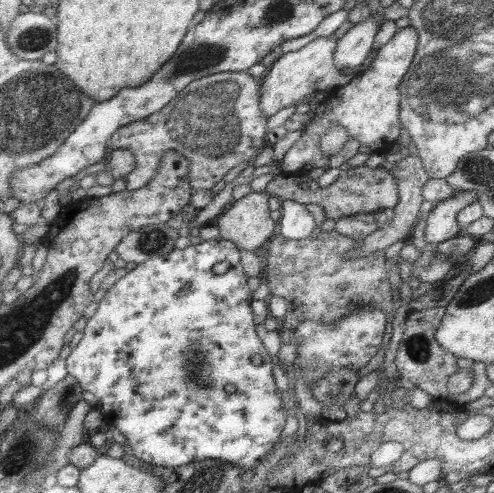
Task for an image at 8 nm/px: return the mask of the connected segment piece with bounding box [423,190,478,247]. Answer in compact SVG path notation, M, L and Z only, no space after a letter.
M471 190L455 191L447 200L434 204L426 216L423 231L423 241L427 247L462 234L455 221L457 212L476 201L477 196L477 192Z

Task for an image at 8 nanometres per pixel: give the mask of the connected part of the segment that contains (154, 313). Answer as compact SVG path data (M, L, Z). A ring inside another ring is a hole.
M216 238L202 241L195 246L187 246L183 250L173 249L163 256L152 257L137 264L133 269L127 271L125 276L119 278L109 290L105 291L104 297L99 301L98 308L91 317L87 318L85 329L82 331L83 336L65 359L69 376L74 378L82 390L91 392L97 398L94 407L103 413L107 425L115 426L123 434L126 443L132 450L132 456L137 458L139 463L173 468L213 459L221 460L234 468L251 470L259 463L260 459L265 459L269 450L272 450L272 446L279 439L279 434L281 434L285 424L286 412L283 411L280 396L273 383L271 356L261 345L261 339L257 336L254 328L253 314L250 308L252 291L247 287L248 276L244 273L239 258L239 250L233 245L233 242ZM222 261L229 263L229 269L223 274L214 274L211 271L211 266ZM253 356L259 356L261 364L258 366L252 364L251 358ZM189 368L199 368L197 370L199 374L191 376ZM226 384L233 384L235 391L227 393L223 389Z

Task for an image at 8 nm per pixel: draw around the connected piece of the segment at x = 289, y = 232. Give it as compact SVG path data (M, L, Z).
M290 199L281 200L280 203L281 218L277 221L275 234L290 240L311 237L311 232L316 227L315 220L305 206Z

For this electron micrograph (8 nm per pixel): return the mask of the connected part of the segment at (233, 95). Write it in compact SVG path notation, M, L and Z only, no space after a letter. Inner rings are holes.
M247 70L239 72L225 71L216 72L215 74L208 74L207 76L191 81L187 86L185 86L185 88L183 88L183 90L180 90L176 96L173 97L161 110L158 110L153 114L149 114L149 116L146 116L145 118L123 125L121 128L115 130L115 132L113 132L113 134L110 136L110 140L108 141L109 150L113 150L114 148L127 149L130 150L134 156L133 171L127 173L125 178L123 178L125 180L125 190L136 190L147 185L153 176L155 176L157 172L157 166L159 166L159 159L166 153L166 151L175 151L181 153L188 160L189 167L187 167L187 173L185 173L185 180L187 181L187 184L193 188L194 191L210 190L215 183L222 180L227 172L229 172L229 170L231 170L233 167L236 167L239 162L251 162L253 159L255 159L255 157L269 143L266 136L270 136L265 134L265 122L267 118L266 116L263 116L263 113L259 108L259 82L259 79L251 77L251 75L247 73Z

